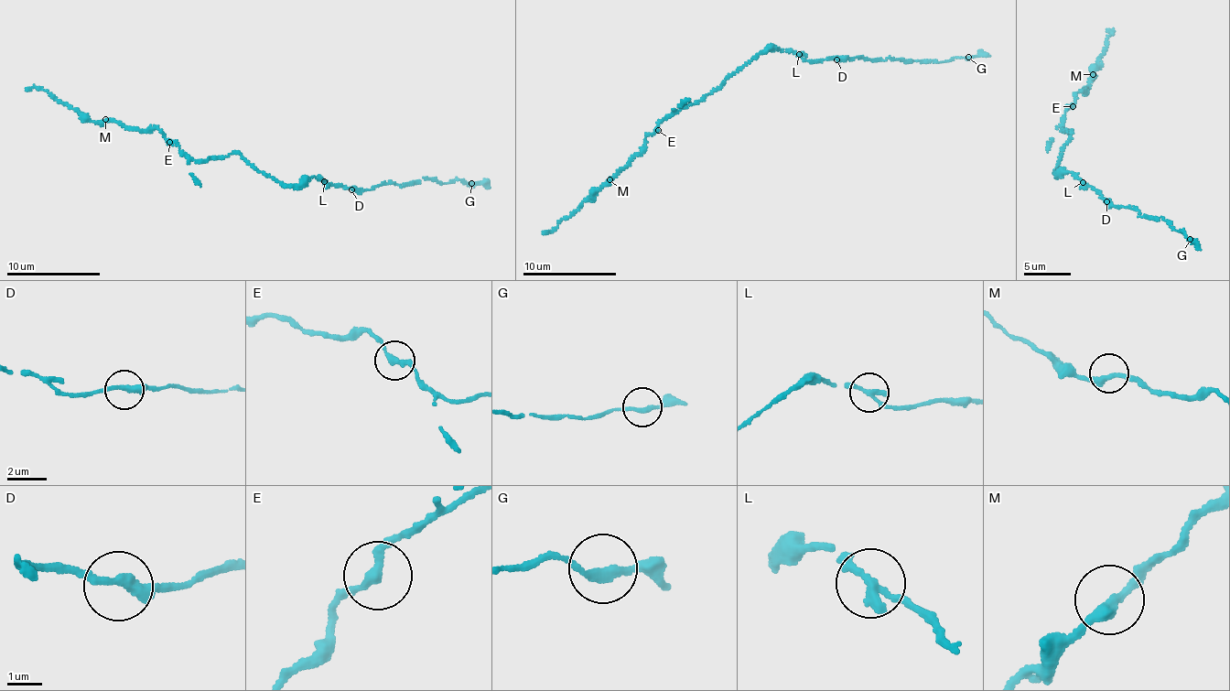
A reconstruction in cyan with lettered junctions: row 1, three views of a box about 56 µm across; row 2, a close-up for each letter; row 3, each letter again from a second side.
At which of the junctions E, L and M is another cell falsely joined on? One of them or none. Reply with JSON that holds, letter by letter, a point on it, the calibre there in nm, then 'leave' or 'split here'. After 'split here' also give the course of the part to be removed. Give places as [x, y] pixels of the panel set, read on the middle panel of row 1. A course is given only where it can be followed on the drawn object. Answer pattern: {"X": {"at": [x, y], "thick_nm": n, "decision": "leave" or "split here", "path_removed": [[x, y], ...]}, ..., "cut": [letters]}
{"E": {"at": [658, 130], "thick_nm": 240, "decision": "leave"}, "L": {"at": [799, 54], "thick_nm": 280, "decision": "leave"}, "M": {"at": [609, 179], "thick_nm": 280, "decision": "leave"}, "cut": []}

